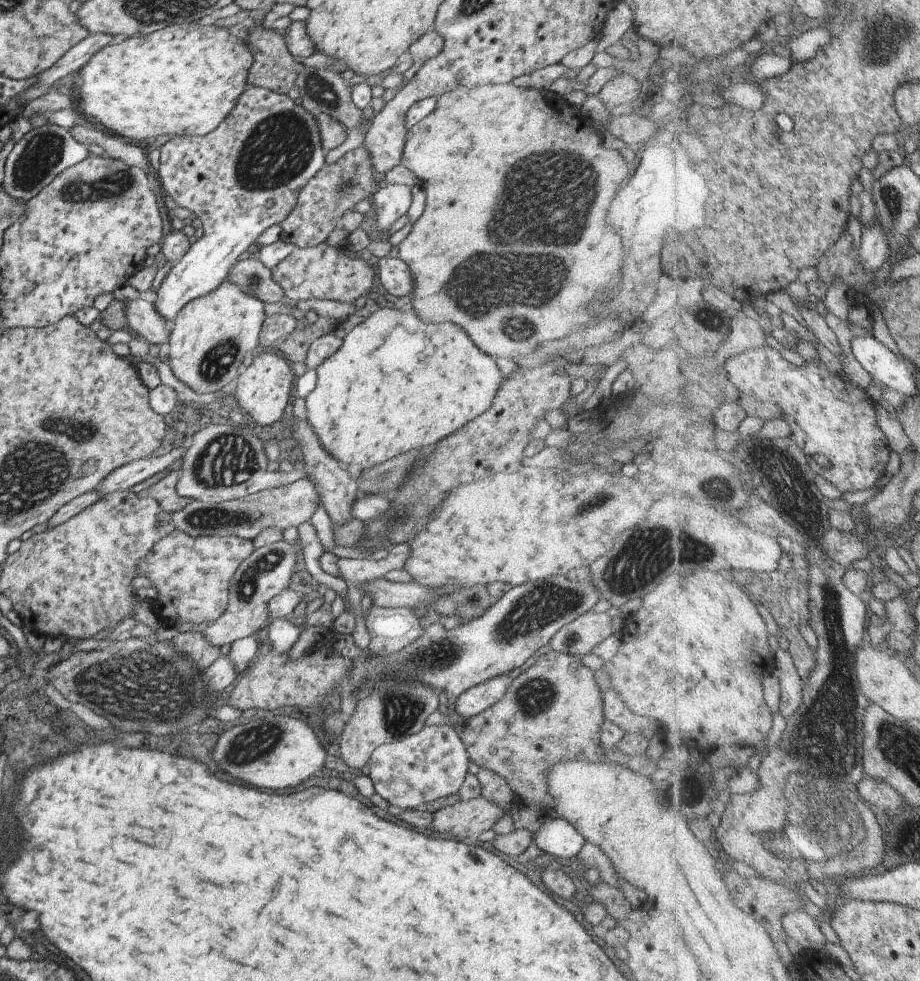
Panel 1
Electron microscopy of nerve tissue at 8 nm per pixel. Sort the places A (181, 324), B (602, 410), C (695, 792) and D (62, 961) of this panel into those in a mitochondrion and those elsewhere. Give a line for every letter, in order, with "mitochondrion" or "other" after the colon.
A: other
B: other
C: other
D: other

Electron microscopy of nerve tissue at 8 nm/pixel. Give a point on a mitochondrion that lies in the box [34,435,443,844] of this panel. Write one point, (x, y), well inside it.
(140, 690)

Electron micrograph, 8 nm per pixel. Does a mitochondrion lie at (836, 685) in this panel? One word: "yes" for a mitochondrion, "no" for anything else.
yes

